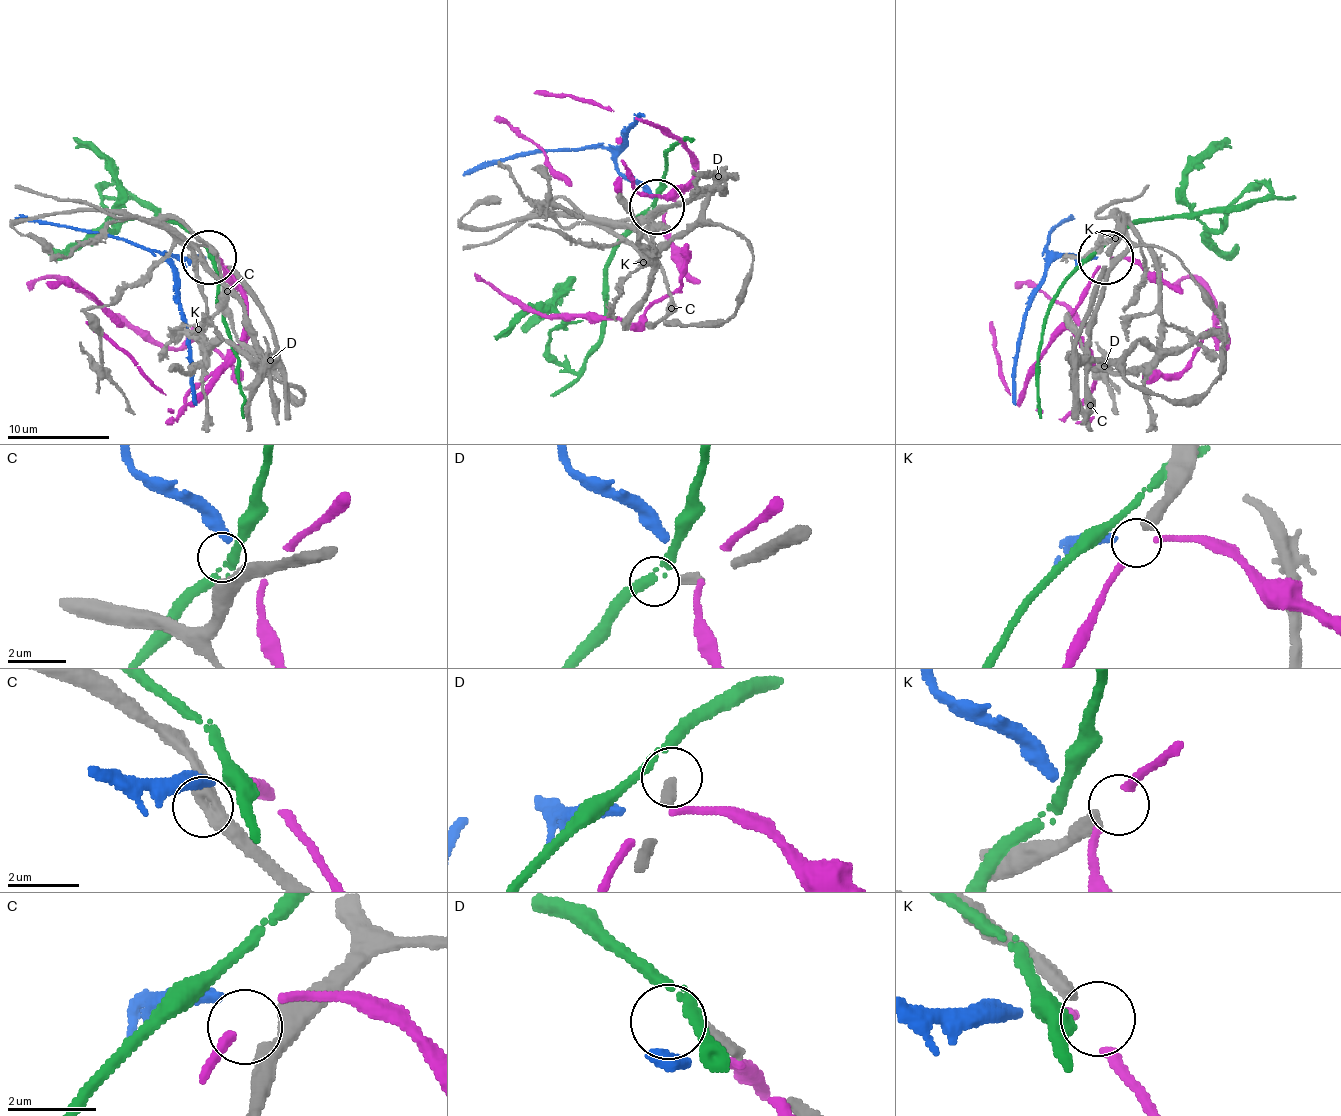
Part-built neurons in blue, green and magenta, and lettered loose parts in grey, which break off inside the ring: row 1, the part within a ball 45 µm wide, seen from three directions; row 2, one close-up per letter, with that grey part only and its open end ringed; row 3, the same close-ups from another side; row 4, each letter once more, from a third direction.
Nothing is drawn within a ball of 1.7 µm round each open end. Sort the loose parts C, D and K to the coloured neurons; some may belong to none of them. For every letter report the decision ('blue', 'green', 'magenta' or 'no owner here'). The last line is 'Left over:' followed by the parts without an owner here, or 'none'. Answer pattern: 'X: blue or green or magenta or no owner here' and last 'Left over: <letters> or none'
C: no owner here
D: no owner here
K: no owner here
Left over: C, D, K

